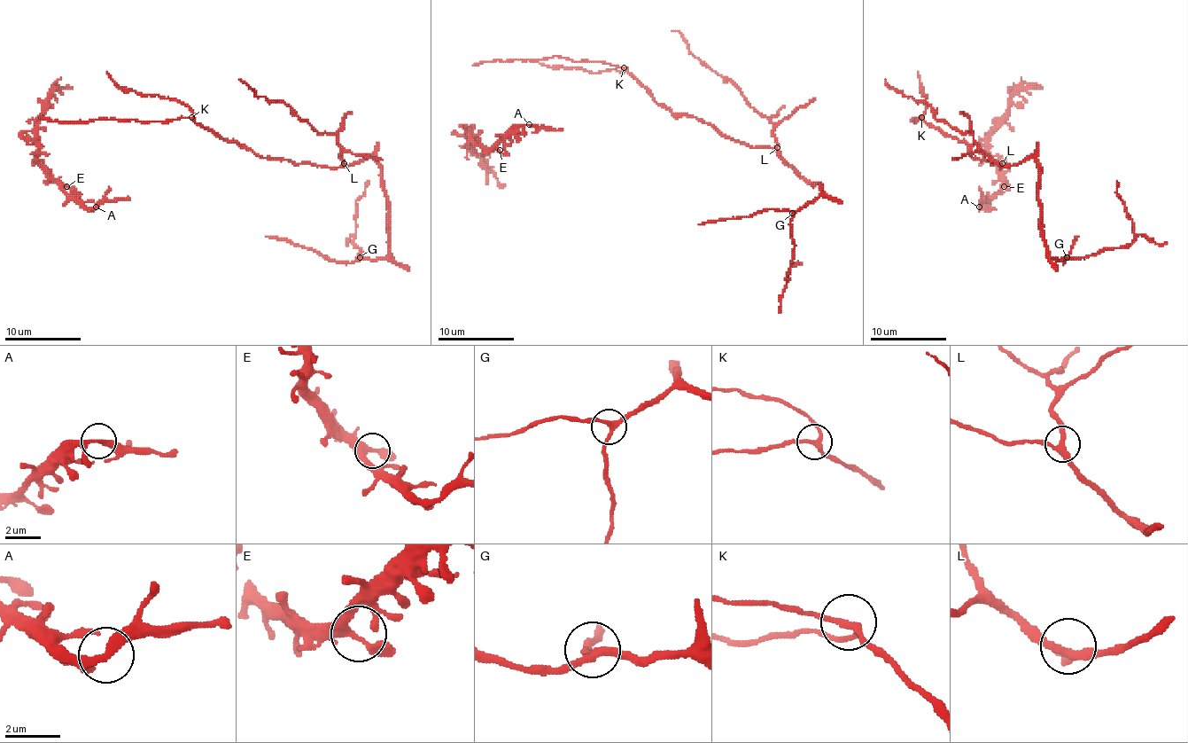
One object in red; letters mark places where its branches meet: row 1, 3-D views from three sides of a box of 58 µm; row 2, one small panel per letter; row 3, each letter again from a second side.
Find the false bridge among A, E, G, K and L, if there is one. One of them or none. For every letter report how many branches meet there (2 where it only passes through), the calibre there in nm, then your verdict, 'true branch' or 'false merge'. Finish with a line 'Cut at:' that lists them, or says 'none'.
A: 3 branches meet; 240 nm thick; true branch
E: 3 branches meet; 320 nm thick; true branch
G: 3 branches meet; 240 nm thick; true branch
K: 3 branches meet; 200 nm thick; true branch
L: 3 branches meet; 280 nm thick; true branch
Cut at: none

